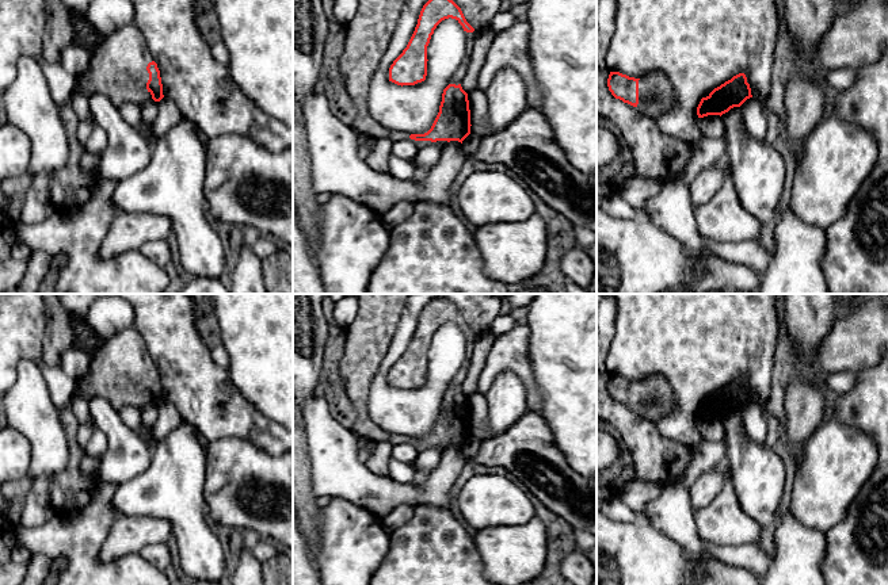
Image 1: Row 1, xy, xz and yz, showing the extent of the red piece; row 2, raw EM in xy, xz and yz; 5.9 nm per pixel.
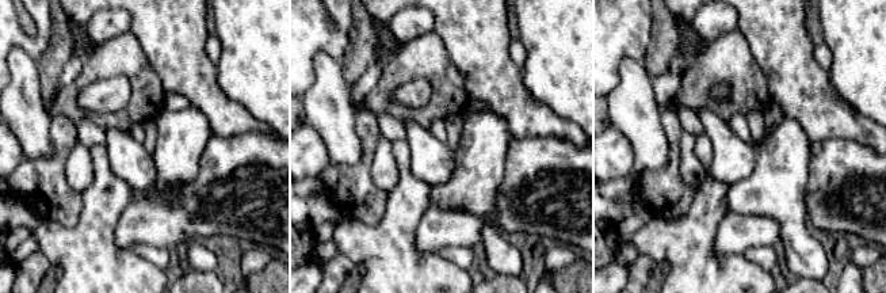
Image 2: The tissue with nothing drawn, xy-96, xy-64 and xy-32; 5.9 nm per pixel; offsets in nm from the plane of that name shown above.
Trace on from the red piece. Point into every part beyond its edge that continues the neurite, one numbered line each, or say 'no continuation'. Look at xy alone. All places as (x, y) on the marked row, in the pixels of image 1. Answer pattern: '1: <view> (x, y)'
1: xy (117, 69)

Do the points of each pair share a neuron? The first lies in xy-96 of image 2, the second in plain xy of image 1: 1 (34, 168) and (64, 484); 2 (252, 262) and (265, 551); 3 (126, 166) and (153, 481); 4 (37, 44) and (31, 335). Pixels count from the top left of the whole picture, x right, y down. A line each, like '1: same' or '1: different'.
1: same
2: same
3: different
4: same

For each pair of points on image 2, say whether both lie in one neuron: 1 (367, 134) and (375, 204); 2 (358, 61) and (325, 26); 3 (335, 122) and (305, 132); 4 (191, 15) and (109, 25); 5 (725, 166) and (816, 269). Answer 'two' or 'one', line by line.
1: one
2: two
3: two
4: two
5: two

